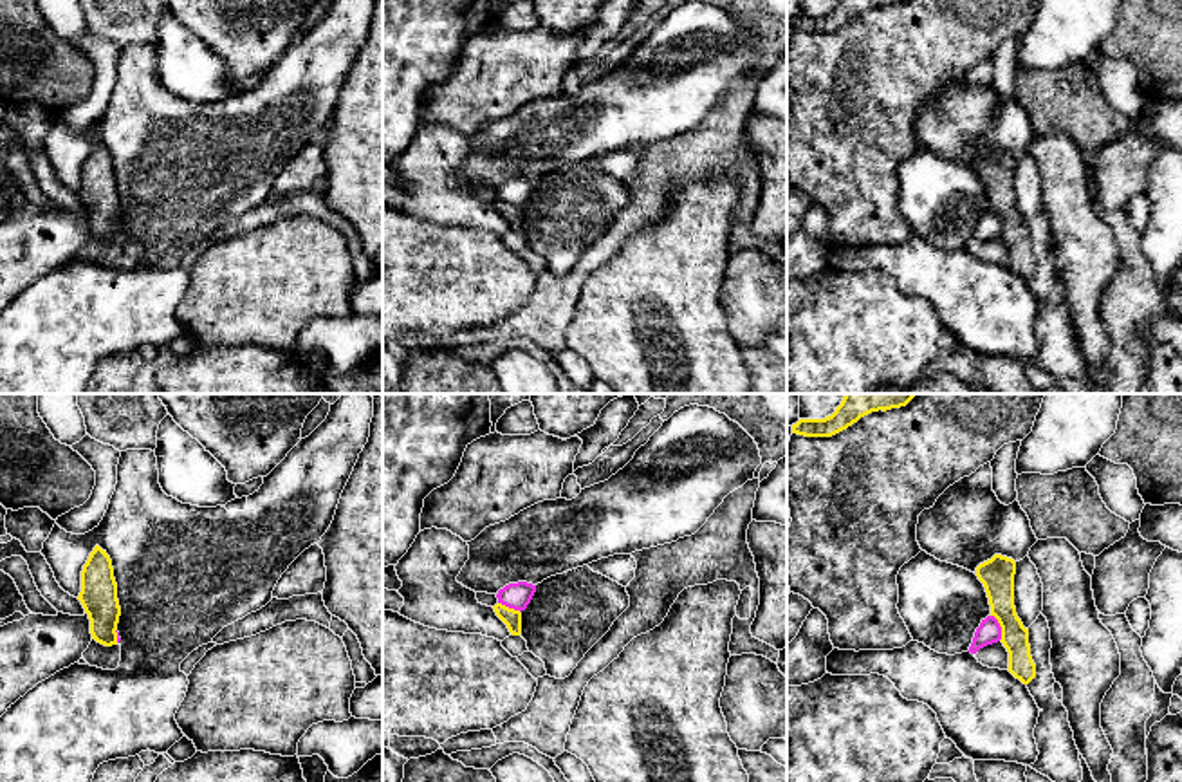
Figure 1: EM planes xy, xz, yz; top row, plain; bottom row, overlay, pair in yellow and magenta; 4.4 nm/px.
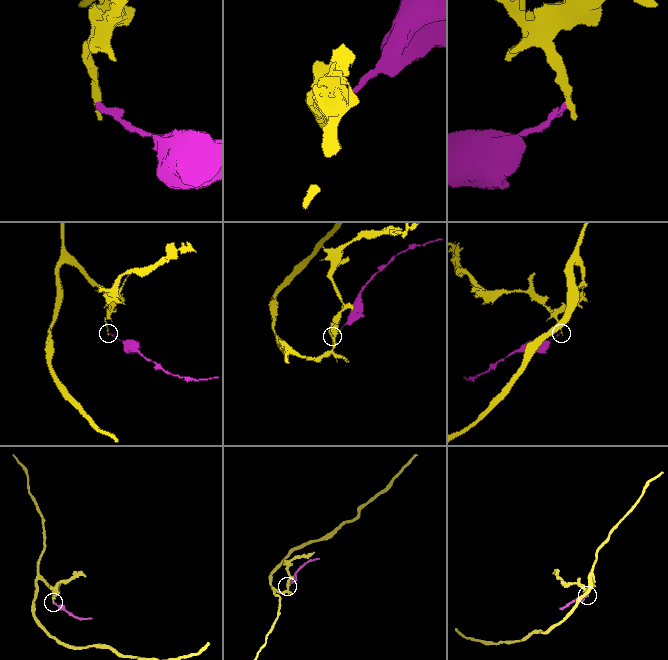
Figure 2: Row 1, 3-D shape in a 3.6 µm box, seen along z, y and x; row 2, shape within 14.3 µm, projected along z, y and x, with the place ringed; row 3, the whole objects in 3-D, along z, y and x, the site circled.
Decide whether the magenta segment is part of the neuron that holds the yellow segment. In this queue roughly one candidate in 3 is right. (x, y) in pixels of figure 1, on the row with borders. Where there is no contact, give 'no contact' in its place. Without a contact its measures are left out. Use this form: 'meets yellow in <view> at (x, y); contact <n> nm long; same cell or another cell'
meets yellow in yz at (1000, 625); contact 130 nm long; another cell

